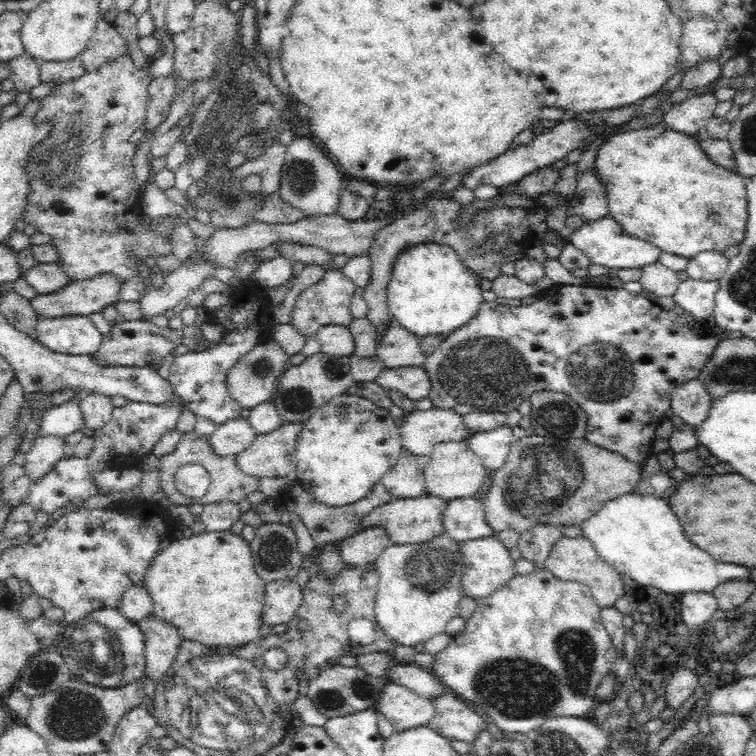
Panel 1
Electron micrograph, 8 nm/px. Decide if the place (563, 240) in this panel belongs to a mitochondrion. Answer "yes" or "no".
no

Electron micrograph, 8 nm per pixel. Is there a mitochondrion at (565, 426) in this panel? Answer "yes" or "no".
yes

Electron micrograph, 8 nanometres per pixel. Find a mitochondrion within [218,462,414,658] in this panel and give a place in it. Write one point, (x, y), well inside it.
(274, 553)

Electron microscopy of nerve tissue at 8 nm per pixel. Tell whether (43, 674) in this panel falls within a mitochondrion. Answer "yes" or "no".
yes

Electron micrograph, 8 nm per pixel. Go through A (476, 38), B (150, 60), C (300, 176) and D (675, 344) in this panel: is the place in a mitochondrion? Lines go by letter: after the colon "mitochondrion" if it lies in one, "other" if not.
A: other
B: other
C: mitochondrion
D: other

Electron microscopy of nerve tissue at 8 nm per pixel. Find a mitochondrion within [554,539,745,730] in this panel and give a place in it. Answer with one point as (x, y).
(683, 650)

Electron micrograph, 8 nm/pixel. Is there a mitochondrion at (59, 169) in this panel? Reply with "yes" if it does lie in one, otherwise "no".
yes

